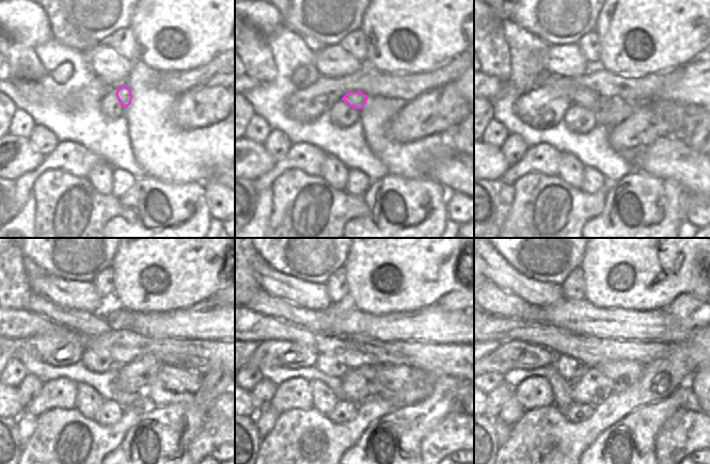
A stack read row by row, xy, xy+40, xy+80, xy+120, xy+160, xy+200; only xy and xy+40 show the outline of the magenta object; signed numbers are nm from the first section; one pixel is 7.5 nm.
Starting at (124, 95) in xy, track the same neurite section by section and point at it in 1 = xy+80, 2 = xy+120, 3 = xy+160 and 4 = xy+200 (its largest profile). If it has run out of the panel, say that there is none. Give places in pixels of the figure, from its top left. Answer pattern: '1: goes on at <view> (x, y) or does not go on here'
1: goes on at xy+80 (588, 98)
2: goes on at xy+120 (88, 324)
3: goes on at xy+160 (262, 302)
4: goes on at xy+200 (495, 301)

